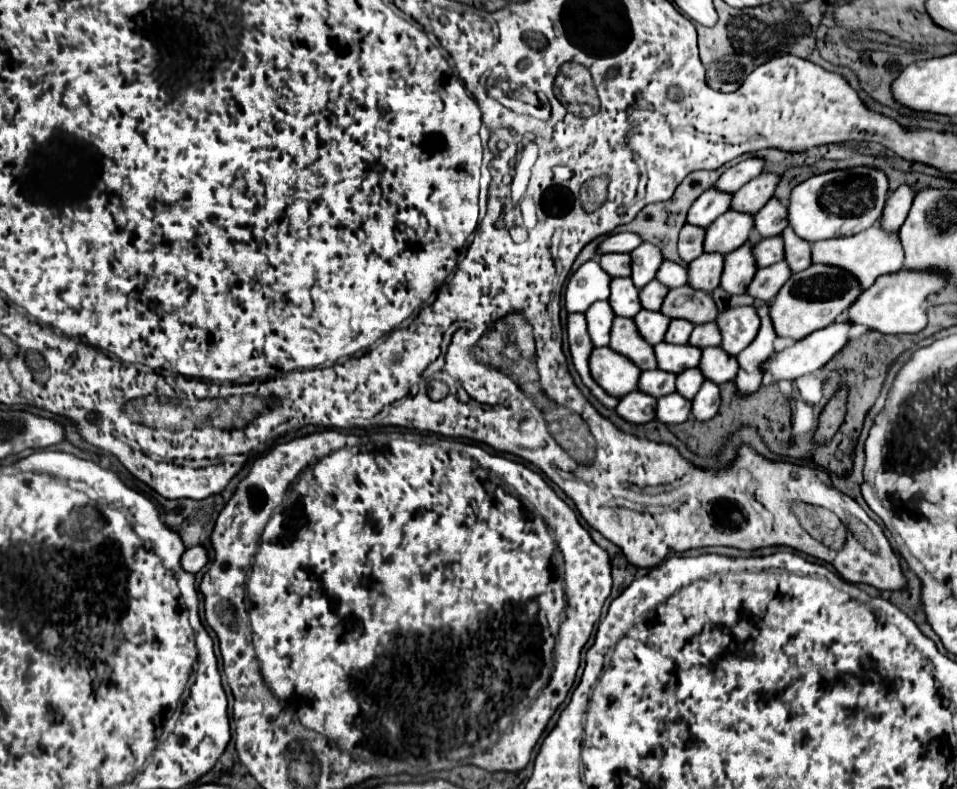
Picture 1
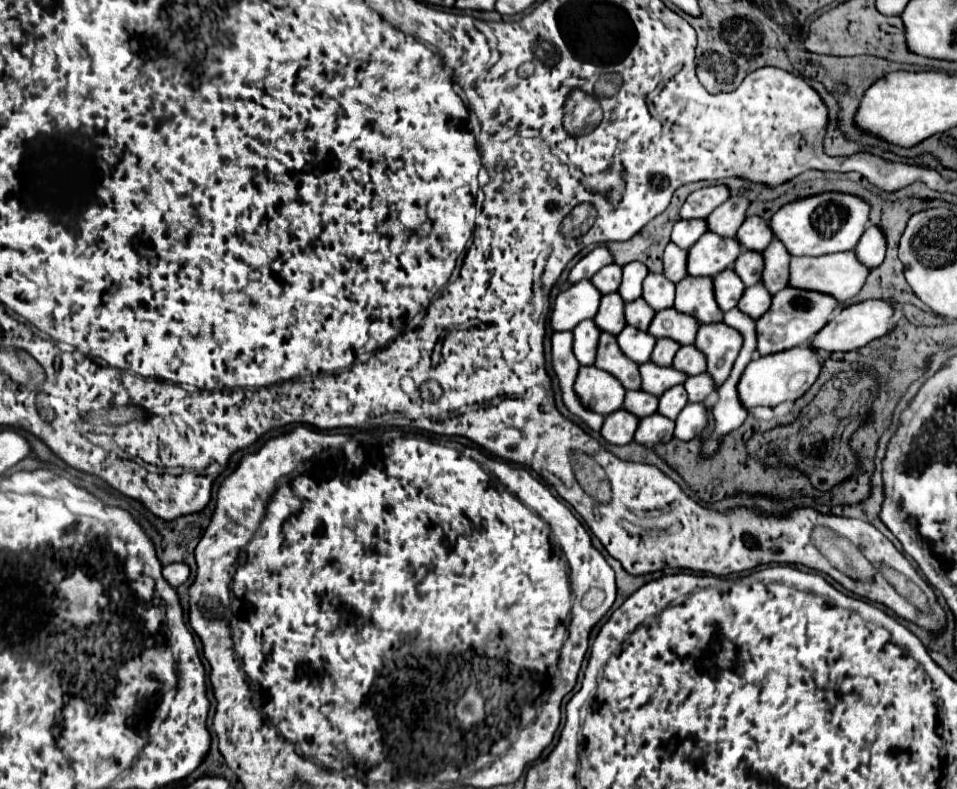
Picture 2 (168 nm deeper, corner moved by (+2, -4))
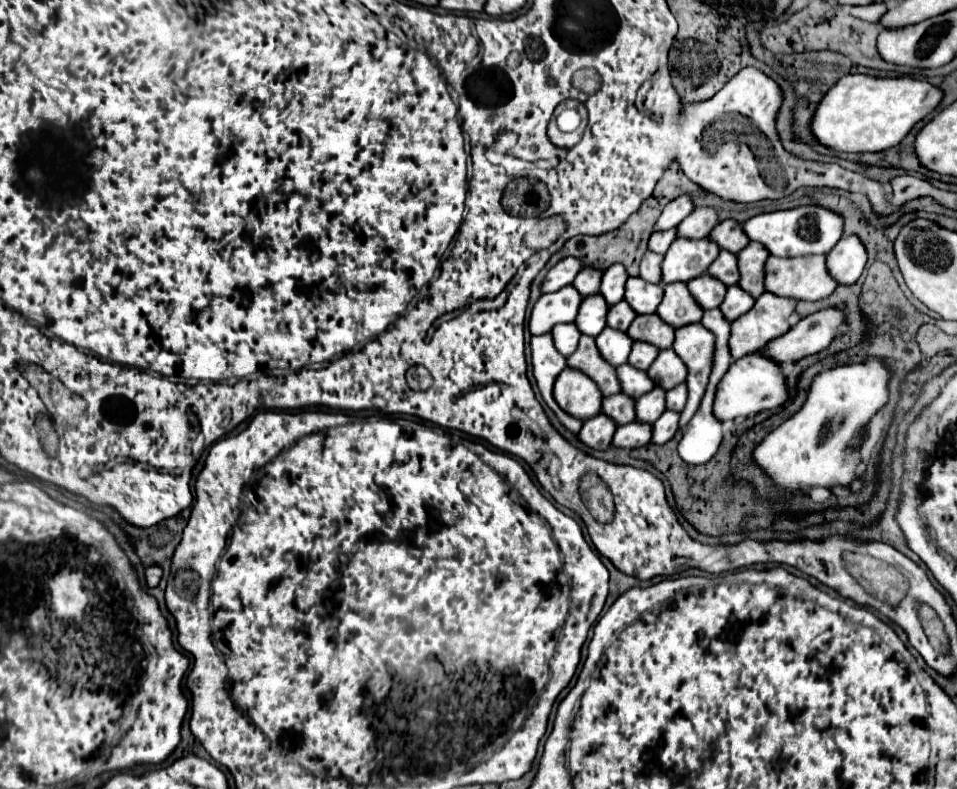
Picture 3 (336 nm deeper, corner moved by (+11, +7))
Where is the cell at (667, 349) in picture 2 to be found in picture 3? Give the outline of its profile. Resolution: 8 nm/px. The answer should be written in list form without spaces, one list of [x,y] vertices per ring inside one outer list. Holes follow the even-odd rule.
[[[636,341],[632,345],[632,353],[630,353],[630,359],[628,363],[638,367],[638,369],[648,369],[652,365],[652,361],[658,357],[658,349],[652,347],[652,345],[646,345],[646,341]]]

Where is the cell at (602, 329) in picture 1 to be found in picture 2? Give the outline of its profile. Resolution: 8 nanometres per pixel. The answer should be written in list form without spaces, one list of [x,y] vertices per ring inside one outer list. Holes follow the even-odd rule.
[[[583,320],[573,328],[573,354],[577,356],[581,366],[591,366],[597,354],[597,340],[599,340],[599,330],[591,320]]]

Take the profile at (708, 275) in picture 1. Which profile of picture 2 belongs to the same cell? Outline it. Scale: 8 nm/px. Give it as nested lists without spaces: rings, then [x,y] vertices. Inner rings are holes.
[[[685,278],[675,288],[677,312],[693,316],[699,324],[713,324],[723,320],[723,312],[717,308],[717,302],[713,300],[711,278]]]

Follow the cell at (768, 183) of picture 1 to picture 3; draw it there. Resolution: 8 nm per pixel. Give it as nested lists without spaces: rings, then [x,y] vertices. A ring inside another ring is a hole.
[[[696,207],[680,225],[678,225],[678,237],[688,239],[700,239],[708,237],[708,233],[718,223],[718,211],[714,207]]]

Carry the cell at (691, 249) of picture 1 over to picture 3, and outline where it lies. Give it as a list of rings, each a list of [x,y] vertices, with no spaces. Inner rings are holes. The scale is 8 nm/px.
[[[646,251],[640,263],[640,277],[650,283],[660,283],[662,281],[662,261],[664,261],[664,255]]]

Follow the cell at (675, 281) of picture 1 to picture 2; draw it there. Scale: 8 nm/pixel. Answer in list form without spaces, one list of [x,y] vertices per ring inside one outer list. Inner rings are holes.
[[[649,274],[643,280],[643,294],[641,298],[655,310],[665,310],[673,306],[673,284],[669,284],[669,280],[665,280],[665,276],[661,274]]]

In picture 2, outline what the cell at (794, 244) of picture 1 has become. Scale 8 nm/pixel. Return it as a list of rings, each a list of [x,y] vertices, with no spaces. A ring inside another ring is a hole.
[[[773,240],[765,250],[763,250],[763,286],[771,296],[775,296],[779,290],[783,290],[789,282],[789,252],[781,248],[779,240]]]

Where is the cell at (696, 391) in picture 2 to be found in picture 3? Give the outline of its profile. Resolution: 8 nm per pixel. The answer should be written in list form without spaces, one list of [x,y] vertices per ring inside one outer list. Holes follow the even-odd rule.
[[[676,385],[676,389],[670,389],[666,393],[666,409],[674,409],[674,411],[682,411],[686,405],[686,395],[688,395],[688,387],[684,385]]]

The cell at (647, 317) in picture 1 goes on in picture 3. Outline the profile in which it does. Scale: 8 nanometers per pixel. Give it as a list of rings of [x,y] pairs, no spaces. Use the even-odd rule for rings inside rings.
[[[604,329],[598,337],[596,337],[596,345],[602,353],[602,357],[612,363],[614,367],[622,365],[628,361],[630,349],[632,349],[632,339],[628,339],[628,333],[620,333],[620,329]]]

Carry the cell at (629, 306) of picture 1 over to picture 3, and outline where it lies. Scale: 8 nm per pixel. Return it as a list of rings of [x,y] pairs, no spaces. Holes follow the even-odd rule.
[[[596,293],[592,297],[584,297],[574,323],[580,329],[580,333],[596,337],[606,327],[606,315],[608,303],[604,301],[604,297],[600,297],[600,293]]]

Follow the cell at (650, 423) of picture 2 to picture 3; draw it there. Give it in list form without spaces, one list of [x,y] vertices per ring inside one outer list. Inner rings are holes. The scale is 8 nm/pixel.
[[[632,421],[632,423],[620,425],[620,429],[616,429],[612,445],[624,447],[624,449],[634,449],[634,447],[650,443],[650,439],[652,439],[652,425],[644,425],[642,421]]]

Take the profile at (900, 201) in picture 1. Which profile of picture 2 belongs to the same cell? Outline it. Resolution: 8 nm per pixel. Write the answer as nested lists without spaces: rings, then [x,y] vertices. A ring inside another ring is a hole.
[[[869,226],[863,232],[857,246],[853,248],[853,252],[865,268],[869,268],[869,270],[877,268],[885,258],[885,236],[883,236],[883,232],[877,226]]]

